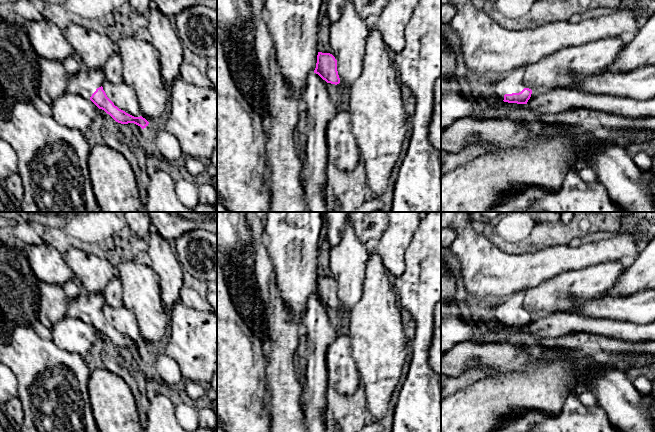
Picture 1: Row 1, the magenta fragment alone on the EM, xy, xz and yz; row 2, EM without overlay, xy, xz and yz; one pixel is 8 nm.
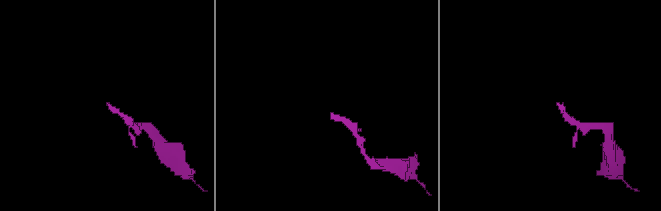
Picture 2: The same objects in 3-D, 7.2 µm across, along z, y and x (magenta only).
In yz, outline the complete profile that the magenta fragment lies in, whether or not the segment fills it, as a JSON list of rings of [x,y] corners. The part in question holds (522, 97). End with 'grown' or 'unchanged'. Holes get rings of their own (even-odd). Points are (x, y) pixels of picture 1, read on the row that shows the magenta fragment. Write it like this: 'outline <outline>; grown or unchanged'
outline [[[521,66],[515,68],[510,73],[507,73],[505,75],[487,77],[486,79],[483,80],[486,80],[491,83],[500,101],[504,101],[508,103],[527,104],[528,100],[531,97],[532,90],[529,89],[524,84],[523,78],[524,78],[525,71],[526,71],[526,66]]]; grown

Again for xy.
outline [[[83,68],[78,73],[69,75],[67,92],[91,100],[99,109],[104,110],[118,123],[134,123],[142,129],[146,128],[149,122],[145,118],[142,116],[134,117],[114,105],[103,90],[104,81],[102,68],[97,70]]]; grown

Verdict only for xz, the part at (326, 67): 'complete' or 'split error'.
complete

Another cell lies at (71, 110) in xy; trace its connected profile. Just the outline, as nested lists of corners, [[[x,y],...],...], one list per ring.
[[[65,92],[51,104],[52,116],[63,126],[84,133],[99,115],[98,107],[80,95]]]

